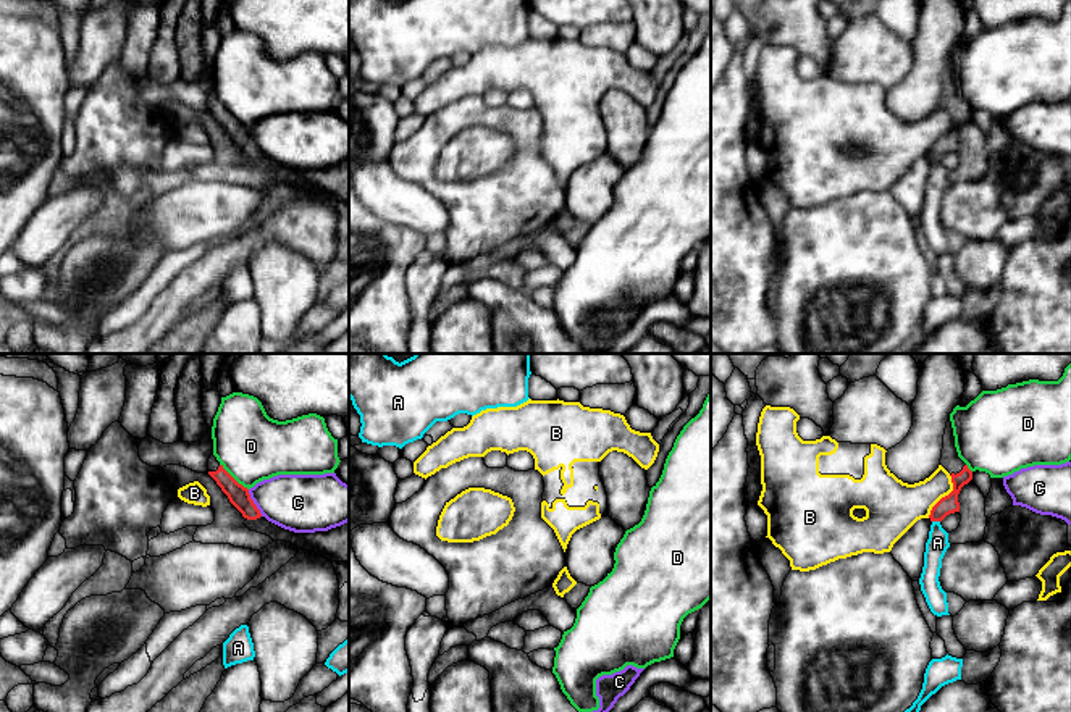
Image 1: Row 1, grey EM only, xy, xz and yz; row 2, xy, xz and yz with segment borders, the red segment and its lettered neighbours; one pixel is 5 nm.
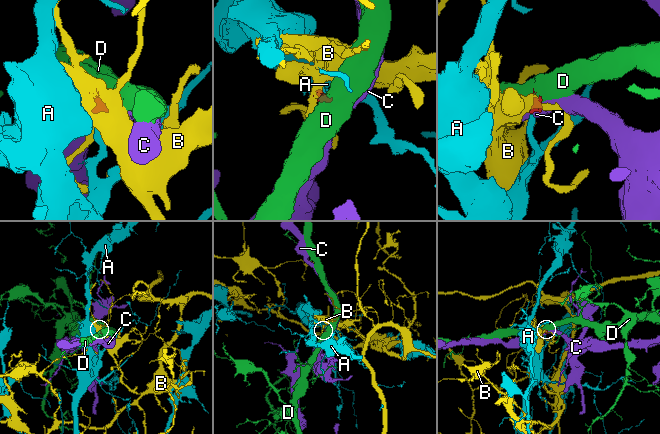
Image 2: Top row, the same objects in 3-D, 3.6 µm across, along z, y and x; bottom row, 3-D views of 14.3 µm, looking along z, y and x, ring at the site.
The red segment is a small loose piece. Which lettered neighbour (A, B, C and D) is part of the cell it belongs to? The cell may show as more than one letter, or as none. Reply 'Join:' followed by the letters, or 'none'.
Join: none

